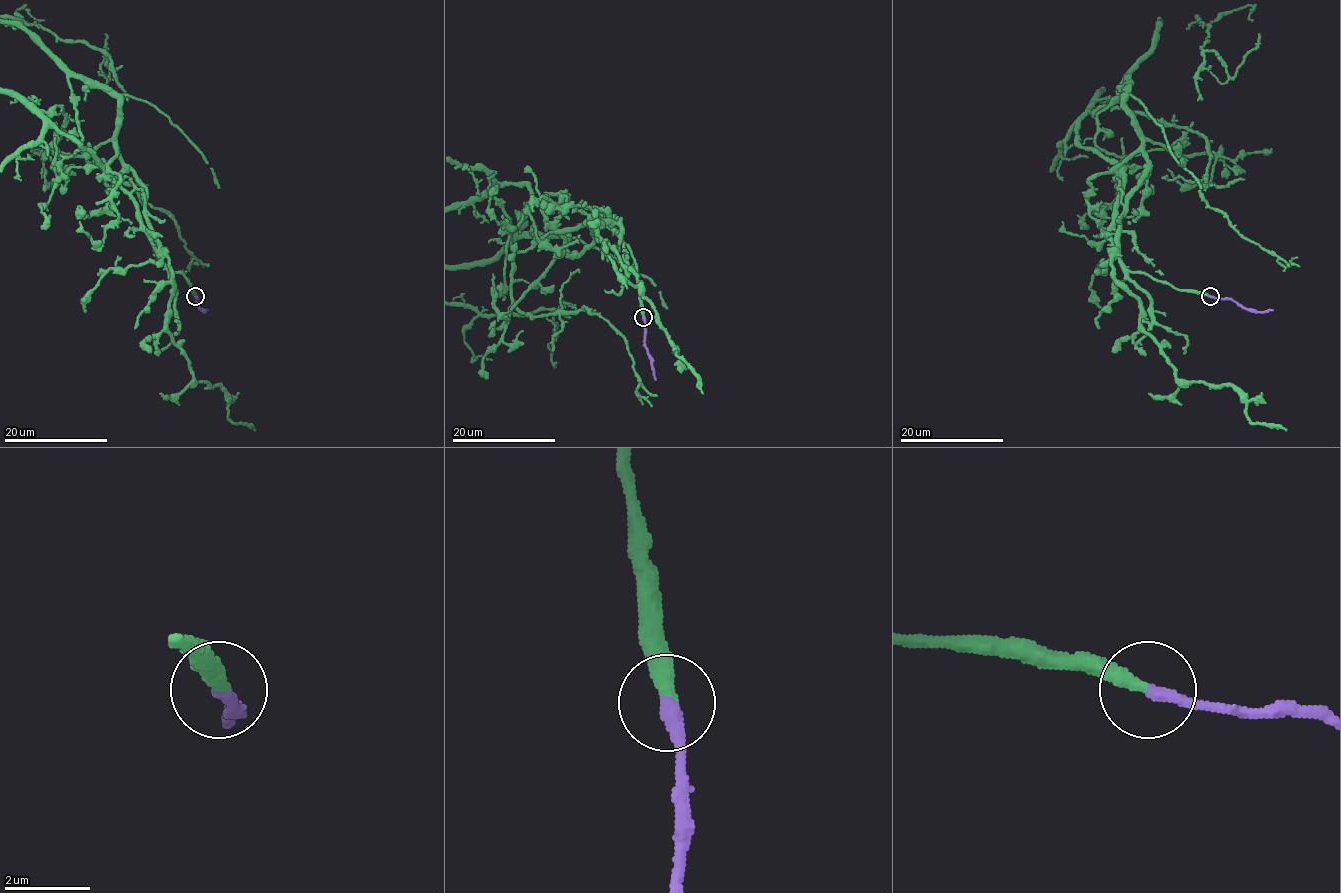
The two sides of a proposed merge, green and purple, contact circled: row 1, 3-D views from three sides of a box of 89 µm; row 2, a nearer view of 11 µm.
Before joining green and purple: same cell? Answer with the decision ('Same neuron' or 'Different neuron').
Same neuron

